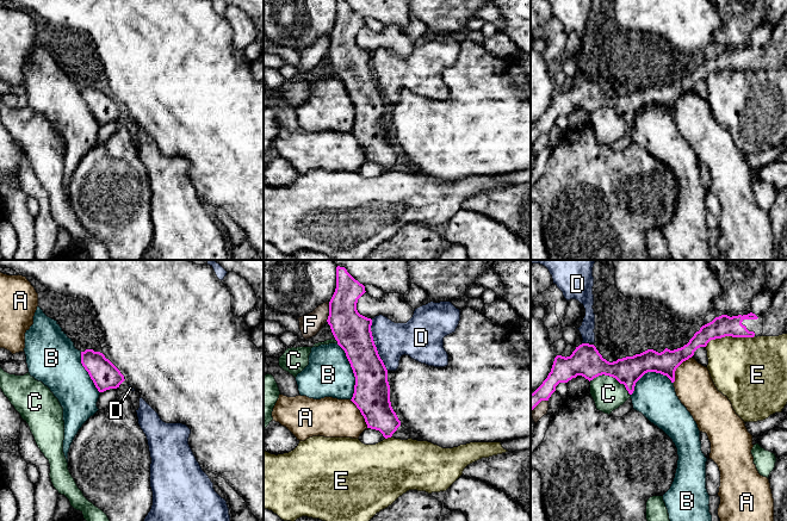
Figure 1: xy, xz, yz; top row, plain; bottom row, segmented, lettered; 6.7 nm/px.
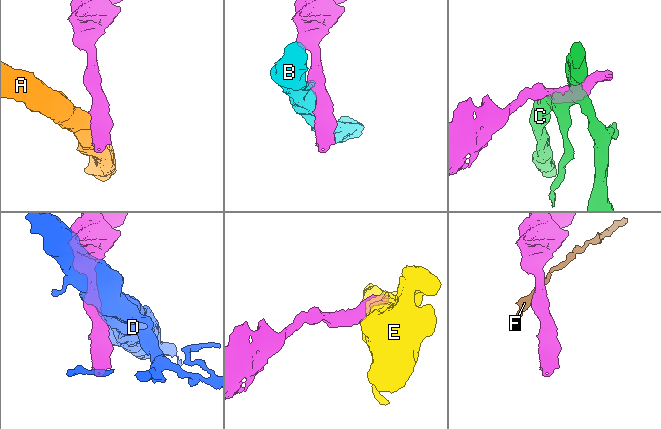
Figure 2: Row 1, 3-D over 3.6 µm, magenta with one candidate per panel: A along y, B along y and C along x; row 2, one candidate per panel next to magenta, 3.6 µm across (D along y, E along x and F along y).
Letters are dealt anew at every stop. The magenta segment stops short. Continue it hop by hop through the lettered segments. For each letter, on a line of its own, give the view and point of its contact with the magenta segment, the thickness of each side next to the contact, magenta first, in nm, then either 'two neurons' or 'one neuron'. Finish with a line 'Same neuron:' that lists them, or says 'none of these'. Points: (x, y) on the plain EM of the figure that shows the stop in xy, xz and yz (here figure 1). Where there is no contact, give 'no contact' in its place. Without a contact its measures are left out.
A: yz (677, 99) | 160/260 nm | two neurons
B: xz (353, 105) | 240/300 nm | two neurons
C: yz (612, 109) | 200/220 nm | two neurons
D: xz (375, 78) | 260/240 nm | two neurons
E: yz (729, 68) | 140/440 nm | two neurons
F: xz (329, 44) | 260/150 nm | two neurons
Same neuron: none of these

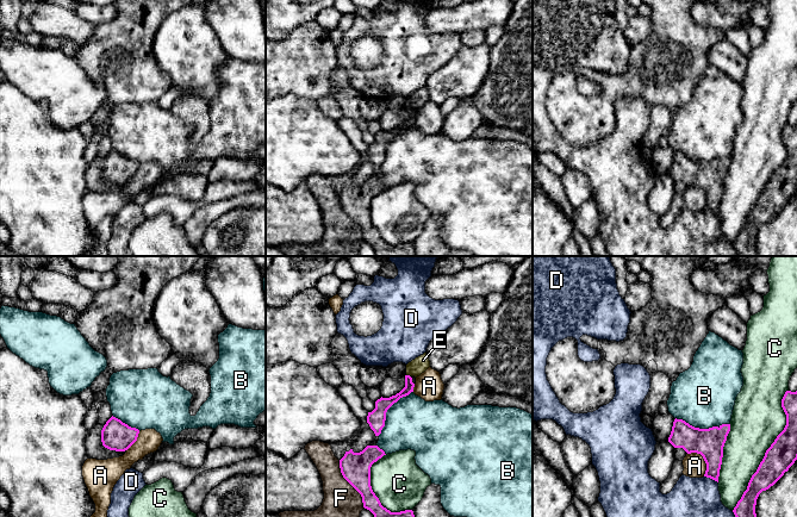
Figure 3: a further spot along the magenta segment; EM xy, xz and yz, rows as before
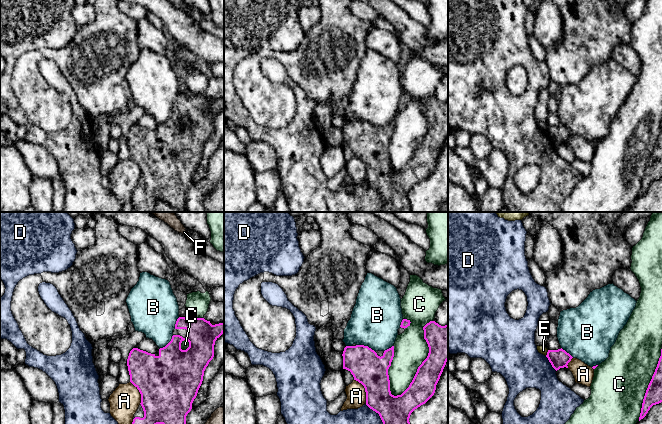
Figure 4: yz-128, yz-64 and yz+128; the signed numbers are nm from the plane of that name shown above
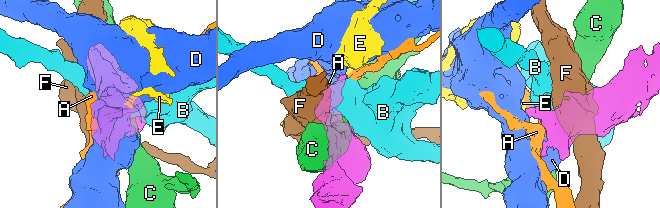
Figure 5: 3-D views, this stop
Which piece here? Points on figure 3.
A: yz (703, 191) | 190/150 nm | two neurons
B: yz (702, 162) | 190/420 nm | two neurons
C: yz (766, 184) | 200/360 nm | two neurons
D: yz (711, 211) | 190/380 nm | two neurons
E: xz (409, 108) | 80/110 nm | two neurons
F: xz (349, 216) | 200/280 nm | two neurons
Same neuron: none of these

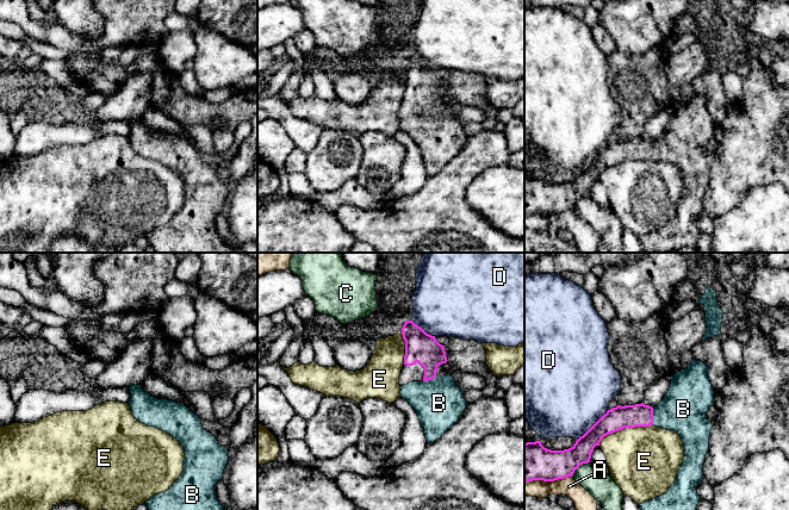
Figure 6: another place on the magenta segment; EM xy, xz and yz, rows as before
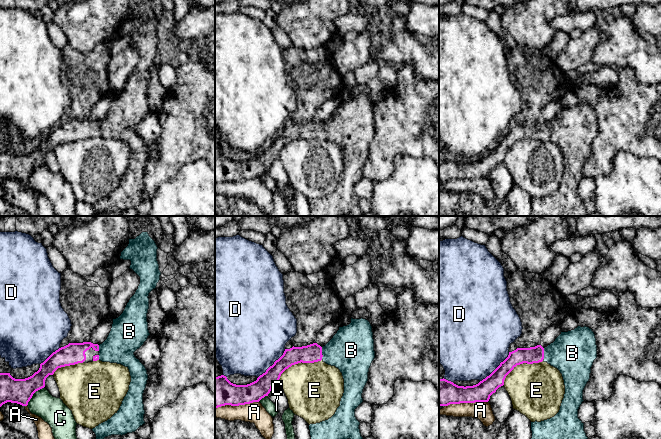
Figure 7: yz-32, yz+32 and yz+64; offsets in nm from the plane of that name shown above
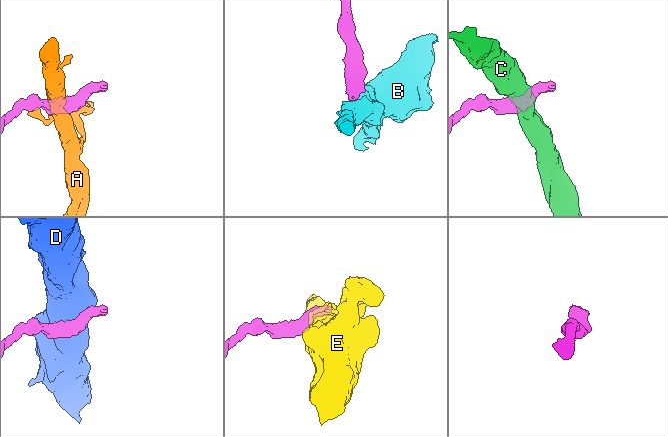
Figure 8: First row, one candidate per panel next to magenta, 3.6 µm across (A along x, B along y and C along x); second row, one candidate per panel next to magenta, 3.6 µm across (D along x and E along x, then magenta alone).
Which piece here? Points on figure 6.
A: yz (547, 213) | 260/120 nm | two neurons
B: yz (652, 149) | 160/300 nm | one neuron
C: yz (579, 198) | 220/180 nm | two neurons
D: yz (594, 157) | 160/500 nm | two neurons
E: yz (623, 161) | 160/460 nm | two neurons
Same neuron: B

